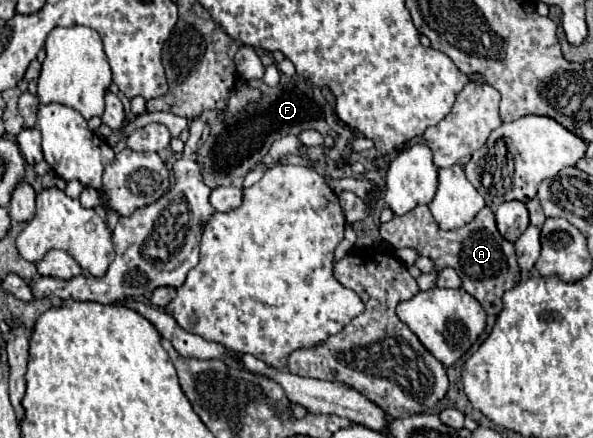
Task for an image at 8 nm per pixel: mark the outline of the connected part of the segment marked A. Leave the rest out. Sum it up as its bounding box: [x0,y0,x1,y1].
[380,205,520,315]

